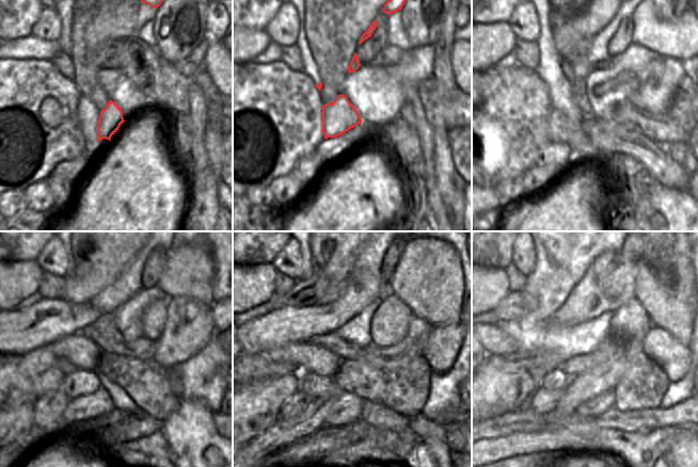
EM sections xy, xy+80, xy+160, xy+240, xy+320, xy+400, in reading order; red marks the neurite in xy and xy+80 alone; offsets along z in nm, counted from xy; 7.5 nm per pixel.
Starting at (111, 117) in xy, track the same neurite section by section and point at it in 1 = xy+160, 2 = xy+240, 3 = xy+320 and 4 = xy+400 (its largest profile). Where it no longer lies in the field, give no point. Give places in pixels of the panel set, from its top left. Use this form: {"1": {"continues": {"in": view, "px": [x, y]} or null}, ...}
{"1": {"continues": {"in": "xy+160", "px": [565, 119]}}, "2": {"continues": {"in": "xy+240", "px": [77, 352]}}, "3": {"continues": {"in": "xy+320", "px": [313, 357]}}, "4": {"continues": {"in": "xy+400", "px": [497, 343]}}}

